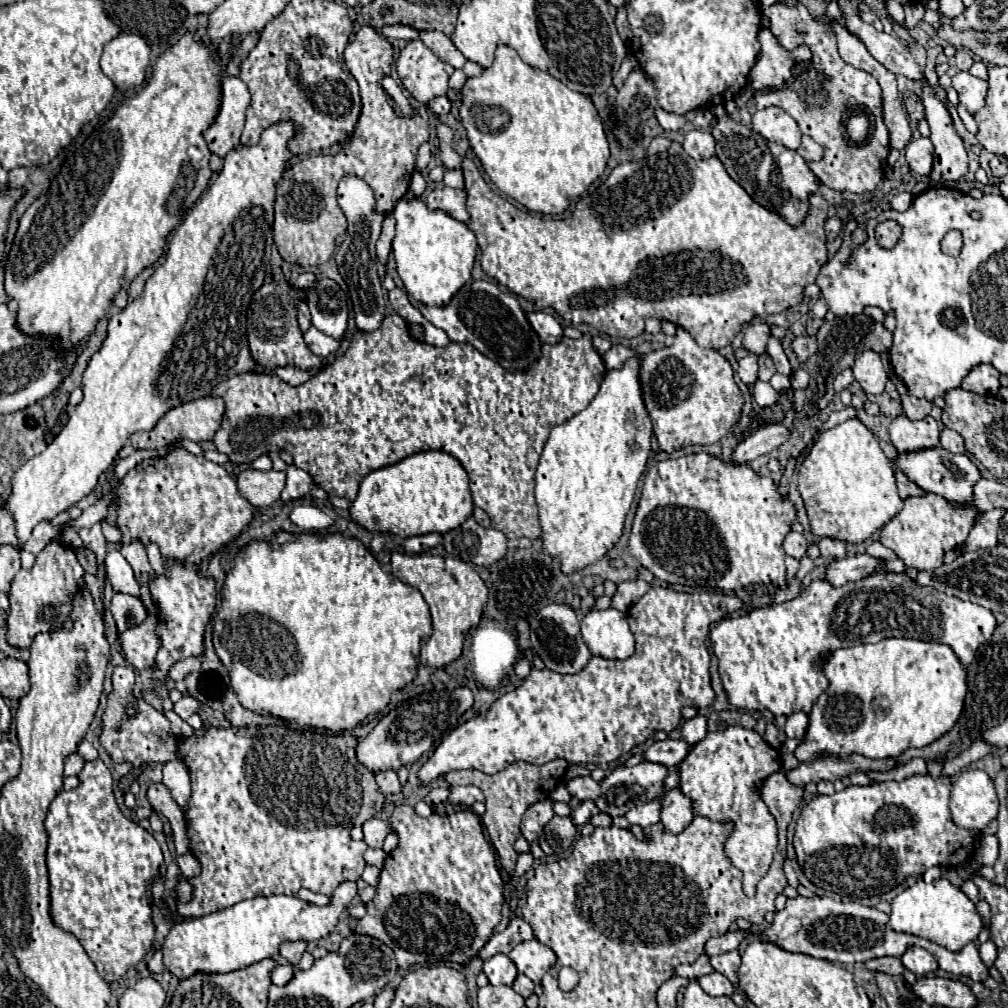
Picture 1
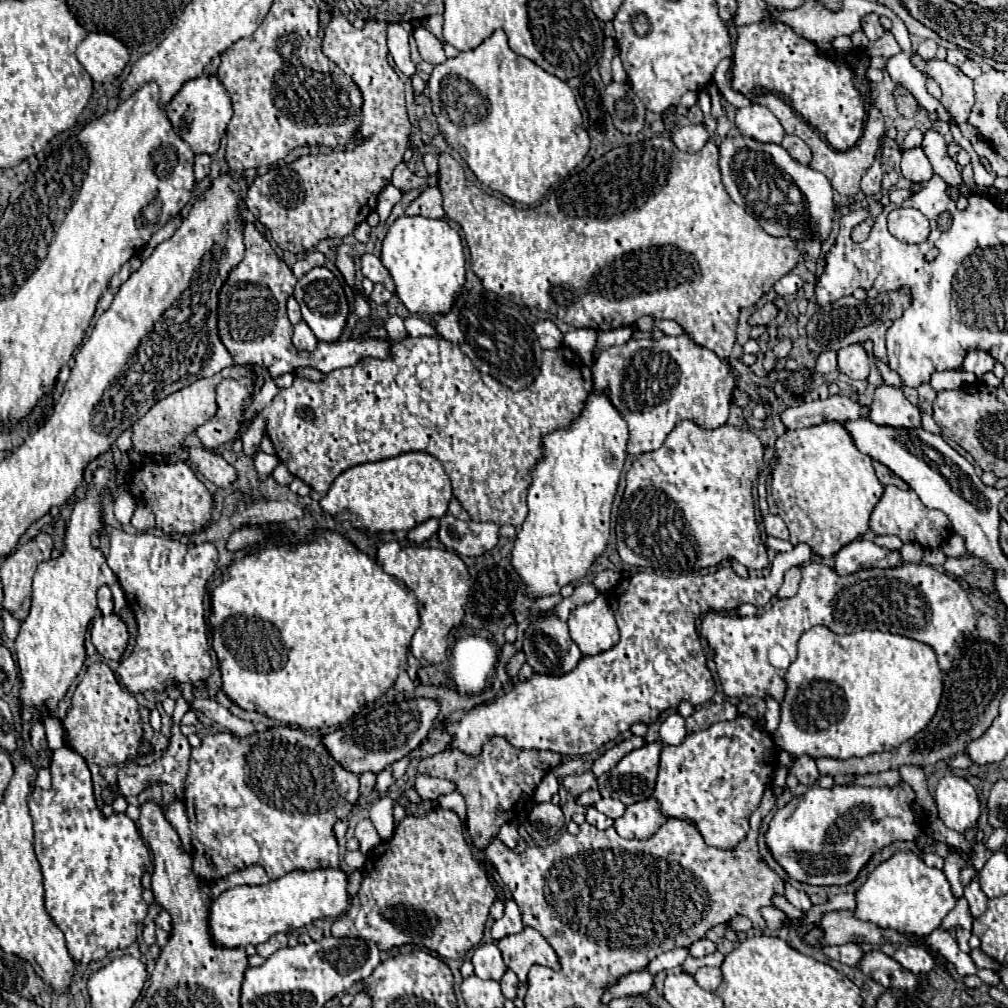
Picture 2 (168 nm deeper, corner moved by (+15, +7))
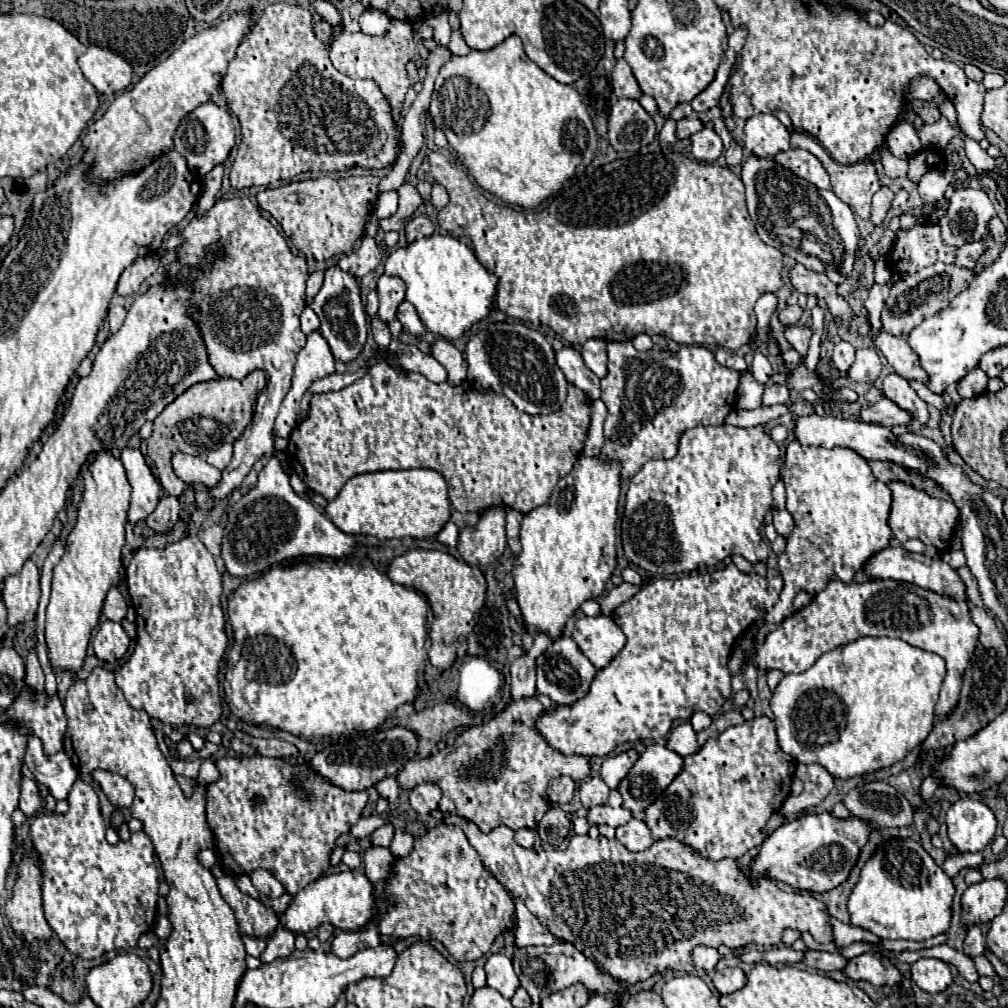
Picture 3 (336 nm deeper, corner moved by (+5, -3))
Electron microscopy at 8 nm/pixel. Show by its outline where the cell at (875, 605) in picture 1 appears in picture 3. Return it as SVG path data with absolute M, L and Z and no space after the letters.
M831 581L821 593L817 593L811 603L791 617L787 617L779 629L771 631L763 643L755 641L755 663L761 669L781 669L783 673L801 673L811 667L823 653L857 641L859 637L899 637L909 645L937 653L947 661L947 677L941 687L935 713L939 717L949 717L959 701L963 671L969 665L969 657L975 651L979 629L969 617L967 601L955 603L953 599L943 599L933 591L915 587L911 583L899 581L867 581L867 583L839 583Z

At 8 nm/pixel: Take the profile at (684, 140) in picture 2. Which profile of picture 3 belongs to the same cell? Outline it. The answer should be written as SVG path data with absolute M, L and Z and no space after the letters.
M705 127L703 131L691 135L689 139L691 139L691 153L697 161L713 163L723 153L723 141L713 129Z

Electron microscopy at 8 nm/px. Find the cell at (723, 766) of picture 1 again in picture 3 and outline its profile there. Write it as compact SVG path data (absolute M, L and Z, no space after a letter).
M753 717L743 725L729 727L717 737L711 737L697 753L685 757L683 771L673 779L673 783L643 811L643 821L651 829L655 841L659 839L677 839L691 847L701 857L719 861L719 859L737 859L749 849L763 843L767 837L765 823L773 813L777 813L791 793L791 779L795 775L795 759L783 753L777 745L775 721L769 717Z

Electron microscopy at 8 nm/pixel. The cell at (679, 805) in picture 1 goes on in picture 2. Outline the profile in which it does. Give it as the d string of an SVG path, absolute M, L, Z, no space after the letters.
M649 797L645 801L637 801L629 805L625 817L617 819L613 827L625 839L649 839L659 831L659 827L665 821L667 817L663 815L657 799Z

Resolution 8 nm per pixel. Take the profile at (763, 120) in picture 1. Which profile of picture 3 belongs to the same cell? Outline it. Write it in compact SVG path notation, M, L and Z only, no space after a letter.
M759 113L747 119L743 143L757 157L771 157L789 149L789 131L775 115Z

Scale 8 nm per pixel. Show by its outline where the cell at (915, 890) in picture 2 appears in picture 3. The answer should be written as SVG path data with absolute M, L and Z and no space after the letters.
M887 839L863 865L847 909L855 927L867 929L881 939L923 941L941 935L951 923L951 903L955 887L921 843L905 839Z

